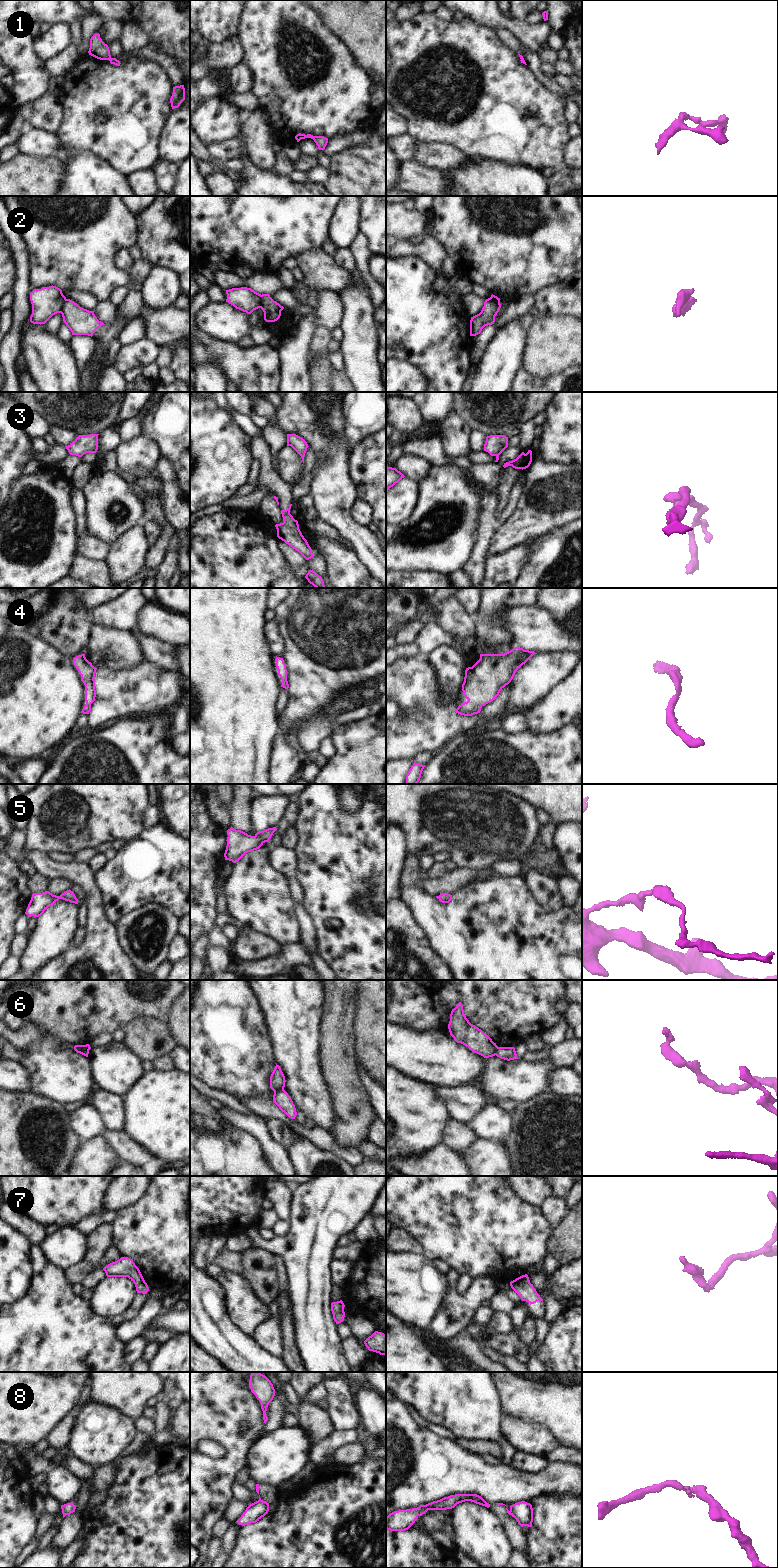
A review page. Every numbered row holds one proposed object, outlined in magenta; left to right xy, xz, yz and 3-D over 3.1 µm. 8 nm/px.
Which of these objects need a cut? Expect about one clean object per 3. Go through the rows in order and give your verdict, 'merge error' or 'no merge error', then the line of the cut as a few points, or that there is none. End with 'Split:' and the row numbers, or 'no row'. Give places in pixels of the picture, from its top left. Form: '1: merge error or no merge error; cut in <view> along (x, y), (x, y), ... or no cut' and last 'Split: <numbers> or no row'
1: no merge error; no cut
2: merge error; cut in xy along (67, 299), (60, 312)
3: merge error; cut in yz along (498, 454), (496, 456)
4: no merge error; no cut
5: no merge error; no cut
6: merge error; cut in xz along (283, 1089), (274, 1092)
7: no merge error; no cut
8: merge error; cut in yz along (509, 1511), (513, 1516)
Split: 2, 3, 6, 8

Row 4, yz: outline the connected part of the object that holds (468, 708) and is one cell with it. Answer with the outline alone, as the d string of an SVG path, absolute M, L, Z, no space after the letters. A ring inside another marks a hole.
M519 647L504 654L480 654L480 659L465 670L462 691L468 701L459 705L455 712L464 716L480 713L481 708L496 699L500 691L511 682L516 671L534 654L537 653Z

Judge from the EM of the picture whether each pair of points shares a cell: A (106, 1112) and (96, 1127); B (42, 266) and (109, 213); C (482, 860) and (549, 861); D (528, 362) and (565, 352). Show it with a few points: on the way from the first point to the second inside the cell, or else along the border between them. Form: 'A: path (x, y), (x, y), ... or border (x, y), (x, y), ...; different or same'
A: border (90, 1104), (98, 1113), (106, 1129); different
B: path (59, 255), (88, 226), (92, 225); same
C: border (530, 852), (520, 861); different
D: path (537, 361), (548, 352), (556, 352); same

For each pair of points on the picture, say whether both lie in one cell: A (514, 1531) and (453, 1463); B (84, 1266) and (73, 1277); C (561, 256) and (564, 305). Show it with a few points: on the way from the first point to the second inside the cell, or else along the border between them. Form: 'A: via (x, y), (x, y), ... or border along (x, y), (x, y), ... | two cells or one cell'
A: border along (495, 1503), (490, 1505) | two cells
B: via (81, 1269), (76, 1274) | one cell
C: border along (571, 277), (541, 290) | two cells

